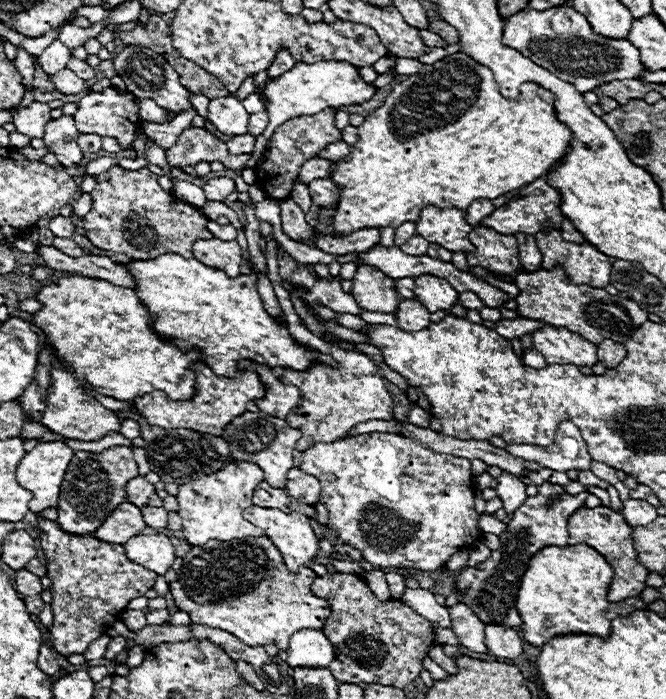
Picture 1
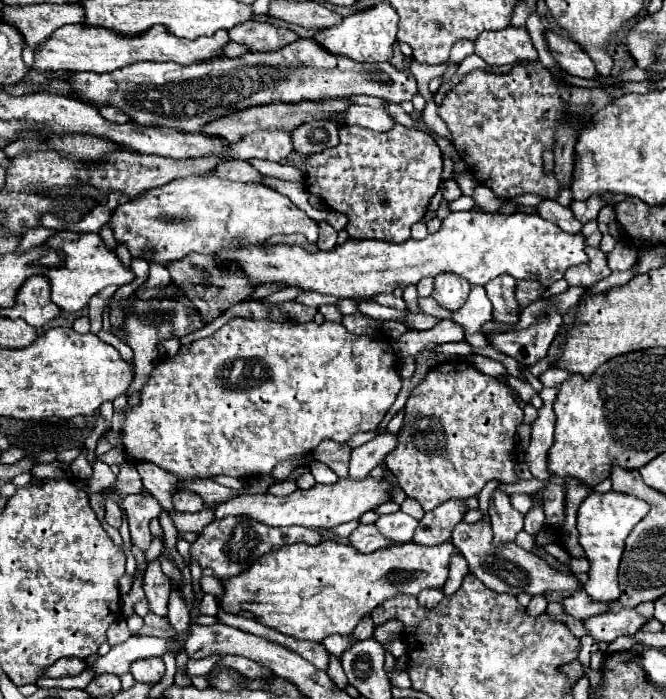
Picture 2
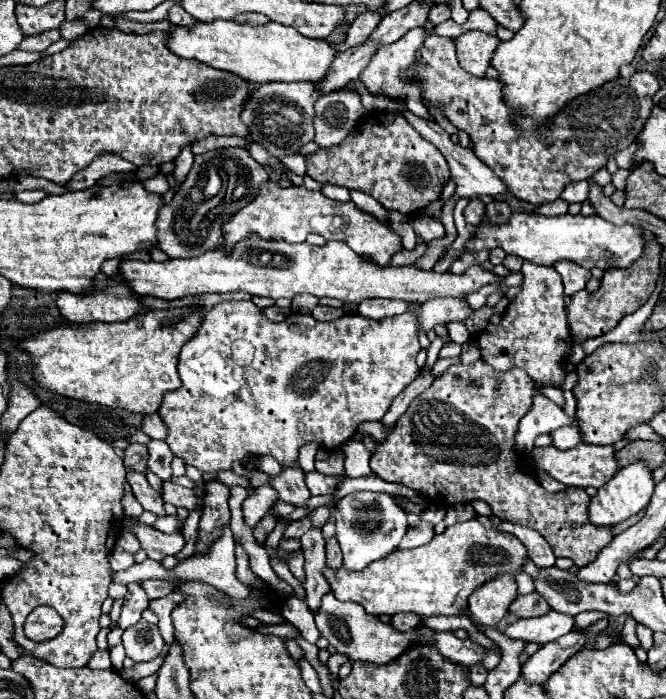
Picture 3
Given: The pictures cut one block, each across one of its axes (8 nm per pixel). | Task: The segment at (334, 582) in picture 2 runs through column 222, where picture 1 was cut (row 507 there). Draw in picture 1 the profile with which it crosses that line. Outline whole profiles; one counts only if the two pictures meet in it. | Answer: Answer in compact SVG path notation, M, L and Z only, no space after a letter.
M582 506L568 518L568 532L570 532L570 544L584 542L584 544L592 546L614 568L614 578L612 578L610 588L608 588L610 602L620 602L624 598L638 596L646 588L644 582L646 582L648 570L636 558L636 550L632 544L632 526L626 524L626 520L620 512L614 512L608 506L596 506L596 508Z

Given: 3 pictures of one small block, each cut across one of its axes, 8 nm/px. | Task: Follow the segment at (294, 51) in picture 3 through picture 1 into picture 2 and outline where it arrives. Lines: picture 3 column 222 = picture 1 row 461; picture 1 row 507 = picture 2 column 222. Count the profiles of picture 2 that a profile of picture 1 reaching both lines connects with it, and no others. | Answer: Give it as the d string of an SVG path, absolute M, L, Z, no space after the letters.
M68 24L58 28L46 44L36 52L34 56L34 70L56 70L56 72L114 72L122 66L128 66L138 60L150 60L150 62L176 62L182 66L200 64L218 56L224 56L224 46L230 42L228 30L218 30L214 36L202 36L198 40L186 40L178 38L172 32L168 32L164 26L152 26L142 34L136 36L124 36L110 28L94 28L86 24Z

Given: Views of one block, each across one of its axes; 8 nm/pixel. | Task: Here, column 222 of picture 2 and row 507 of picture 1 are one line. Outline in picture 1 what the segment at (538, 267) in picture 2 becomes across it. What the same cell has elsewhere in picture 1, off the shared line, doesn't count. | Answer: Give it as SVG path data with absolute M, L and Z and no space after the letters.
M252 506L252 508L246 508L242 512L242 516L264 530L264 536L268 536L274 546L280 550L282 558L284 558L284 564L288 566L288 570L296 572L300 566L306 566L316 554L318 554L318 538L316 534L312 532L310 528L310 522L308 522L308 516L300 514L300 512L290 512L290 514L284 514L282 510L274 510L274 508L260 508L260 506Z

